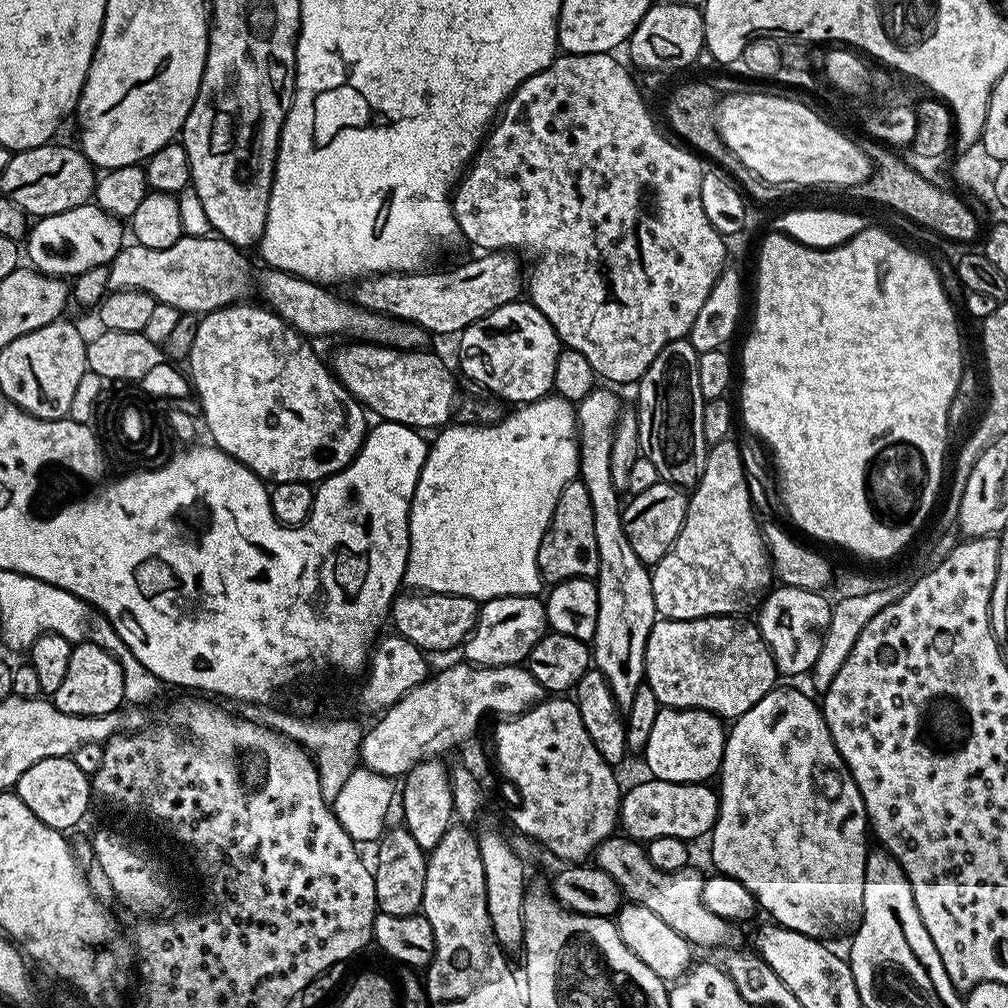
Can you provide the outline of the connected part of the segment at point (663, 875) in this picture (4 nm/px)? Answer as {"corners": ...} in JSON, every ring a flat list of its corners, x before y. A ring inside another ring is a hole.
{"corners":[[613,834,599,844,594,853,594,864,614,878,631,903,646,906,646,910,654,910,654,914,658,914,666,926,678,930,678,934,682,934,682,938,686,938,697,949,707,950,733,943,737,925,711,913,703,904,706,876,705,873,695,872,695,867,689,866,680,872,658,870,654,862,650,862,643,843,629,840,620,834]]}

